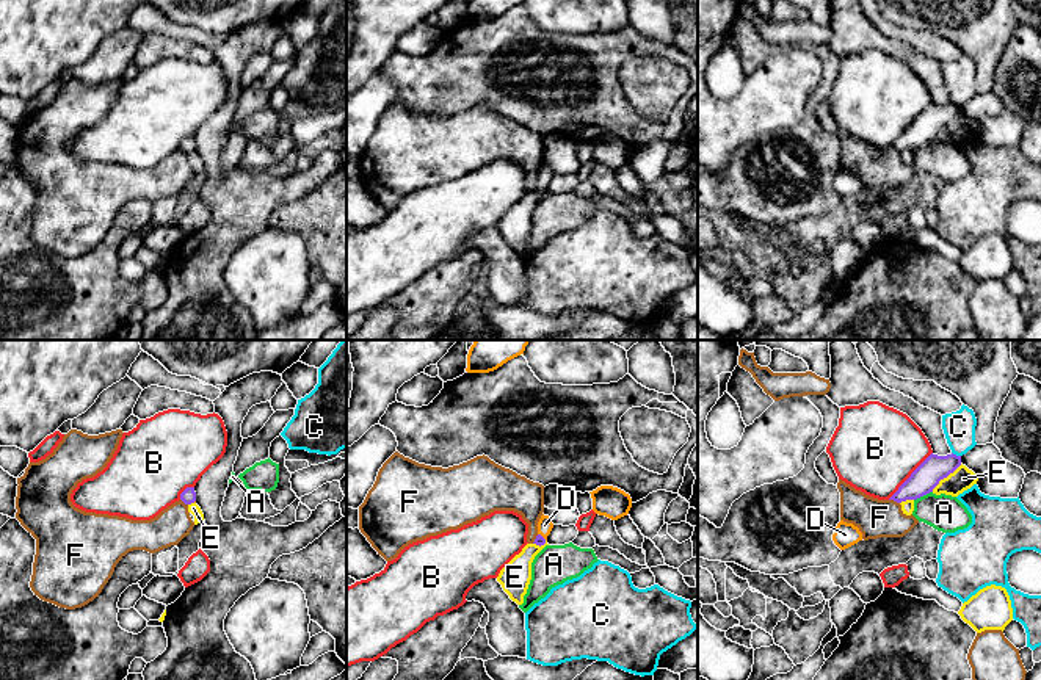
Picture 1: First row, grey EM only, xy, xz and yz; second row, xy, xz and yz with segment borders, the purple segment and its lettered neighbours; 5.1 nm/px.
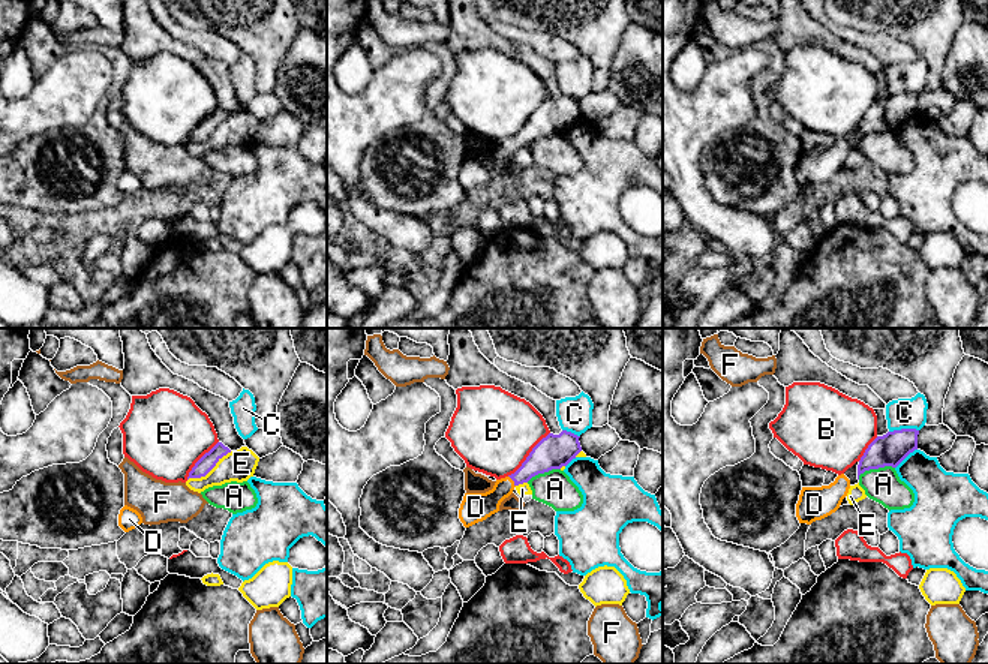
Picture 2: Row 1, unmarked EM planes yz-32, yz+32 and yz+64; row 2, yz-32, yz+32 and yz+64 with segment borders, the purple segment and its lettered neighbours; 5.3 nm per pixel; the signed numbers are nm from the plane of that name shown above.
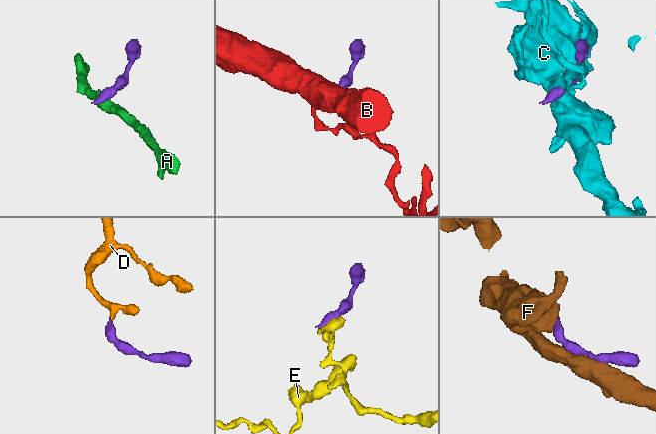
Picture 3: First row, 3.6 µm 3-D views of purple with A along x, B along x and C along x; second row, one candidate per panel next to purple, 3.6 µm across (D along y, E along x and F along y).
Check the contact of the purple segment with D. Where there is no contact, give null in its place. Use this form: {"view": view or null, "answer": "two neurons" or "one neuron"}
{"view": "xz", "answer": "one neuron"}

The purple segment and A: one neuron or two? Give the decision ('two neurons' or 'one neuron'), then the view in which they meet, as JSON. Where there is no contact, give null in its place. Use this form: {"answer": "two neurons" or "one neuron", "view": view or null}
{"answer": "two neurons", "view": "yz"}

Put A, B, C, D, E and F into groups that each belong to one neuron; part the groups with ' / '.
A / B / C / D / E / F

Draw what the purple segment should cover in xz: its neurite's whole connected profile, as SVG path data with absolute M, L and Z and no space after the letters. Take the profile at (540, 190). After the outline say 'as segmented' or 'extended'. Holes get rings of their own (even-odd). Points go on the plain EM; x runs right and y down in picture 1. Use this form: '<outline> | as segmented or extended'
M542 163L538 171L538 185L533 193L536 193L539 196L544 194L552 177L553 177L553 172L552 172L550 166Z | extended

